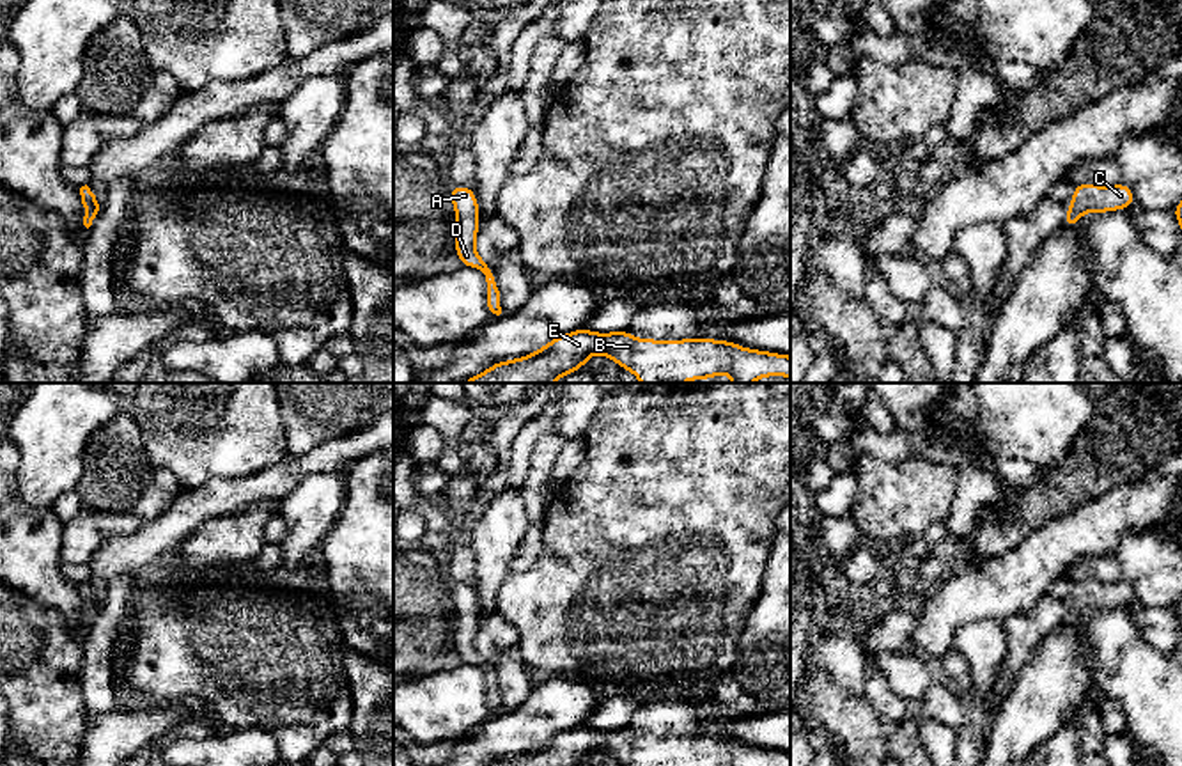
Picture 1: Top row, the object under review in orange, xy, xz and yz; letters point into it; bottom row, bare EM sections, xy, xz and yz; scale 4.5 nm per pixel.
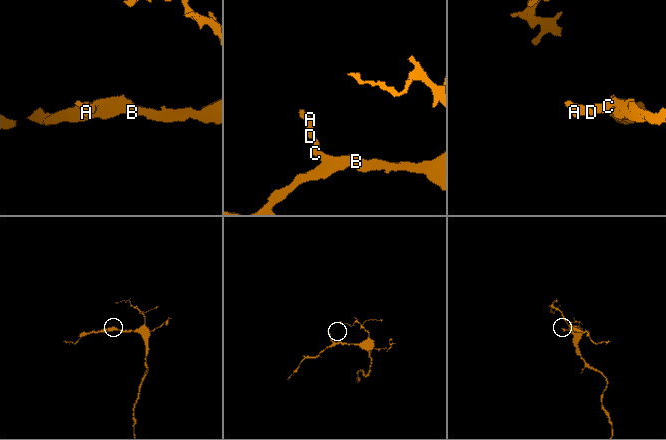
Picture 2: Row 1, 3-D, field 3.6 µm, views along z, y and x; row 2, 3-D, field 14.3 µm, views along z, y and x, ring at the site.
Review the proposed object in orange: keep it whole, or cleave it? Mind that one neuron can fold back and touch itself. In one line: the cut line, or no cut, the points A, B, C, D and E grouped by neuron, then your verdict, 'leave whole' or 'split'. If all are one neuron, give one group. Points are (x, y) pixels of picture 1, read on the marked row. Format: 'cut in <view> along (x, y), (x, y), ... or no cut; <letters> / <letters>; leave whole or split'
no cut; A B C D E; leave whole

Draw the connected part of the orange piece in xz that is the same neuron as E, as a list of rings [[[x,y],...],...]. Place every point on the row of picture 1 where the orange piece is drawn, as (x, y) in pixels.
[[[581,328],[551,339],[525,358],[496,362],[461,383],[555,383],[565,374],[576,374],[597,353],[631,371],[642,383],[712,379],[721,372],[728,372],[732,383],[790,378],[790,356],[748,349],[732,340],[656,340],[636,339],[627,330],[597,333]]]

